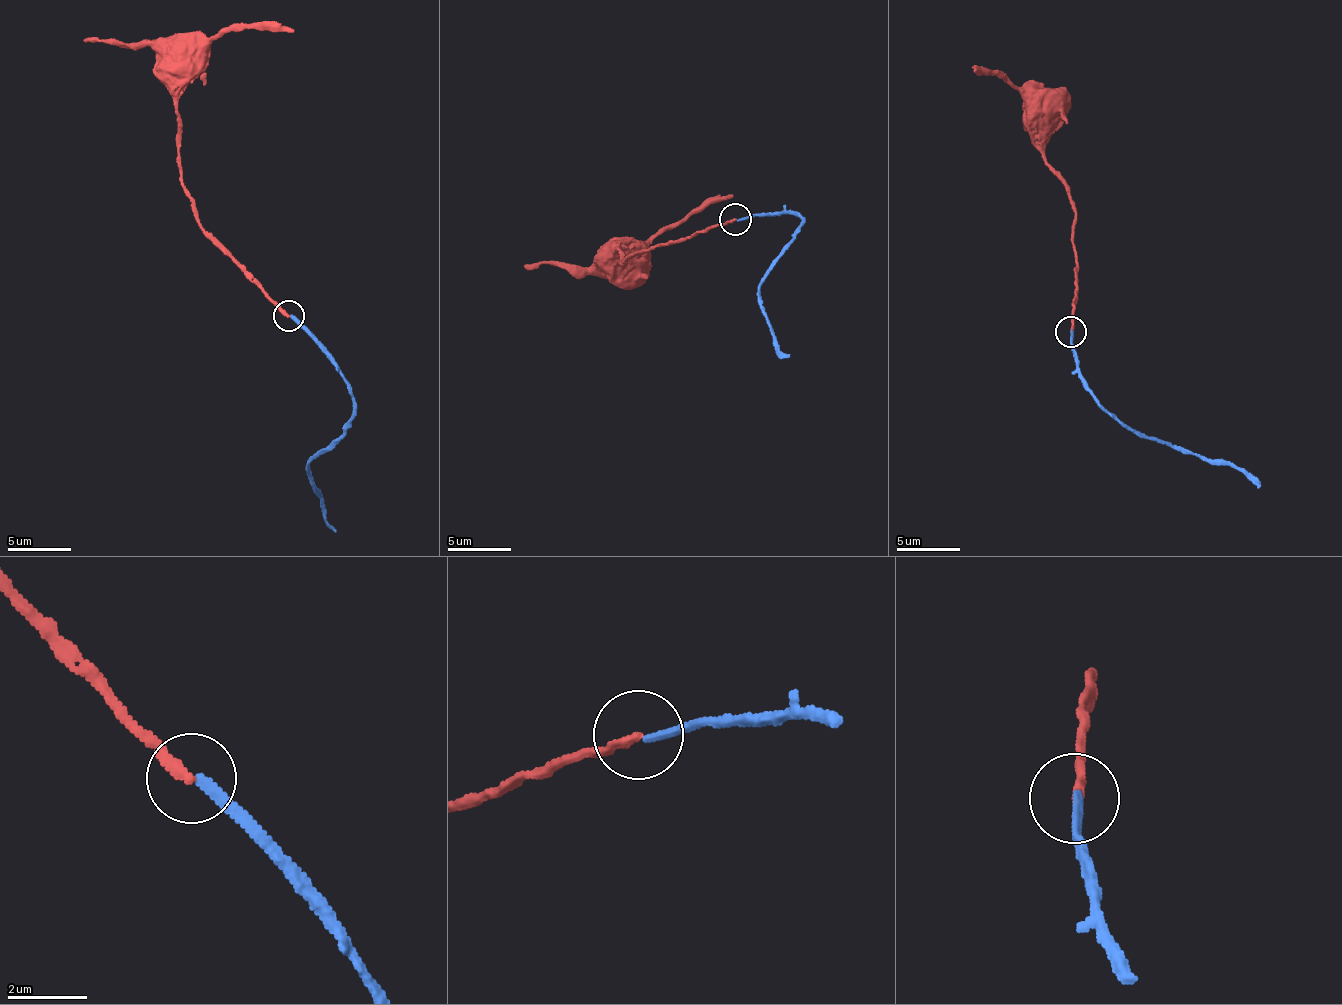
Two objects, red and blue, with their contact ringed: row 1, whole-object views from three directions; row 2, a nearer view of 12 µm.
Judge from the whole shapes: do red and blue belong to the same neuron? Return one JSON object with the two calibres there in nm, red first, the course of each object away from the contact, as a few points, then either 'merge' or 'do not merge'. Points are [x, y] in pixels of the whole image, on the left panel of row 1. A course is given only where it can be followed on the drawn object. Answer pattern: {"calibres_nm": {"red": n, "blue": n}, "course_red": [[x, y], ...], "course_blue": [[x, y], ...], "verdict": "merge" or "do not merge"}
{"calibres_nm": {"red": 240, "blue": 240}, "course_red": [[288, 315], [199, 221], [196, 199], [183, 184], [177, 103], [183, 63]], "course_blue": [[291, 315], [335, 365], [354, 404], [354, 415], [334, 445], [308, 465], [335, 532]], "verdict": "do not merge"}

